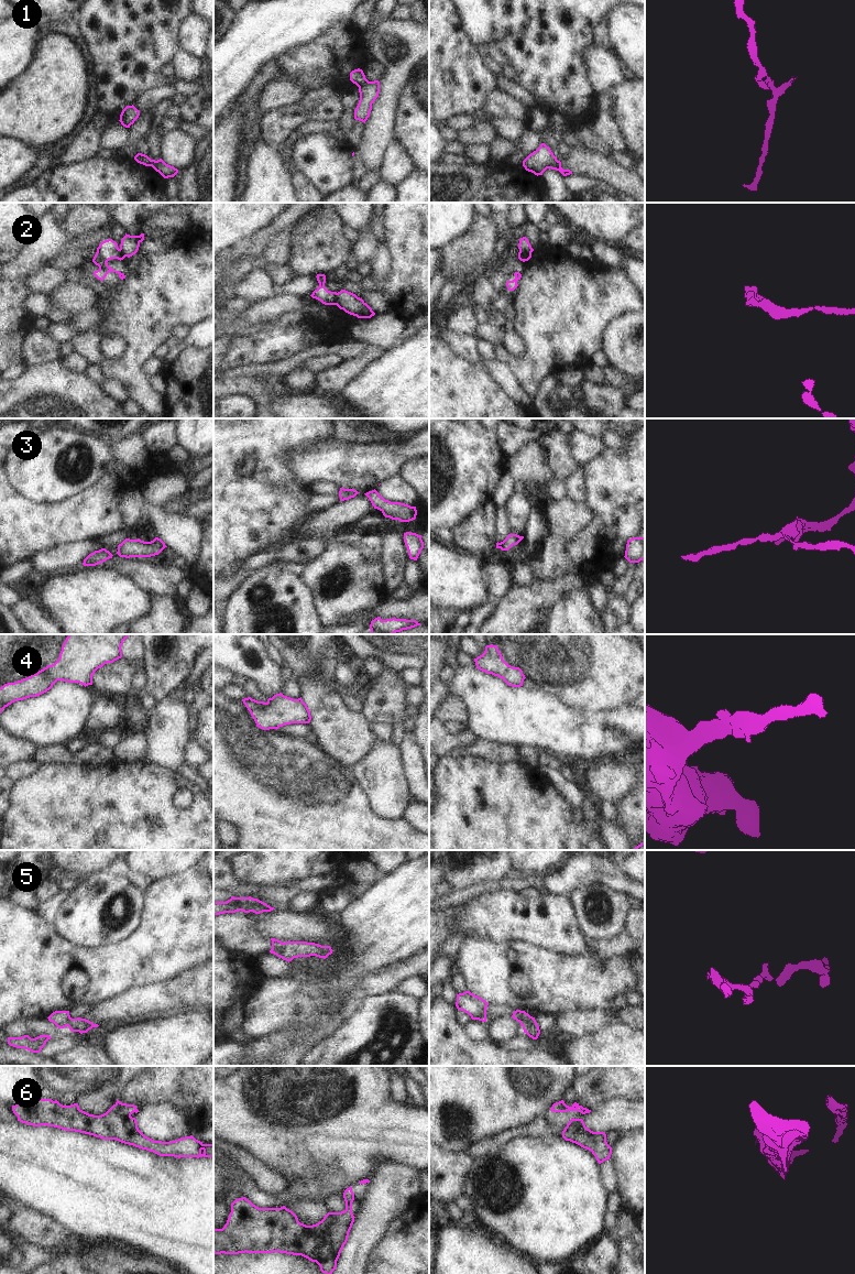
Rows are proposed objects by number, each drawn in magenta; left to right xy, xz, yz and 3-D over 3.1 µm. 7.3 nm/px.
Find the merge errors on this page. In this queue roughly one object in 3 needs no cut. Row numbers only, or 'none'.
1, 2, 3, 5

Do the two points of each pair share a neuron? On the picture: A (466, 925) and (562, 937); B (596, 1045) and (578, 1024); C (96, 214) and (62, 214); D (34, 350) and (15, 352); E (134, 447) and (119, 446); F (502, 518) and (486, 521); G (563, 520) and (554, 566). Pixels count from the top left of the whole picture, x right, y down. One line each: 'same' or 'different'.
A: same
B: different
C: different
D: different
E: same
F: different
G: same

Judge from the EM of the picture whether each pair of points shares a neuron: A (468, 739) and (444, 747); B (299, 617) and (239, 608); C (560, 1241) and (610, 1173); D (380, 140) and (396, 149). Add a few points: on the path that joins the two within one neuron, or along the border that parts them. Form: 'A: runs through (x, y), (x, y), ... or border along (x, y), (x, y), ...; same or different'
A: runs through (462, 739), (449, 742); same
B: runs through (282, 597), (265, 576), (247, 588); same
C: border along (599, 1164), (599, 1176), (609, 1194); different
D: border along (395, 138), (380, 170); different

